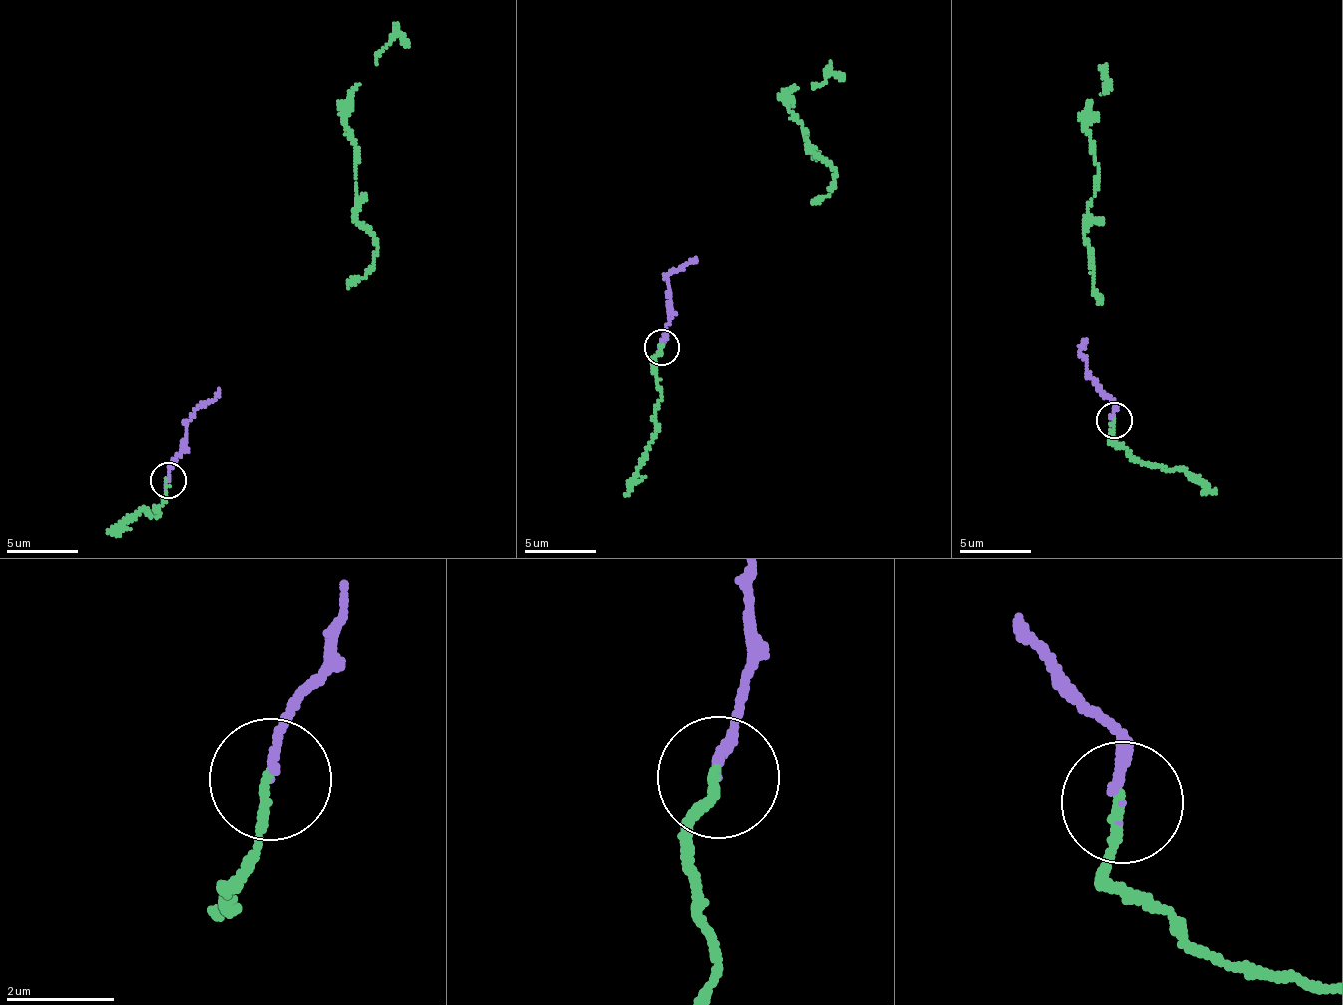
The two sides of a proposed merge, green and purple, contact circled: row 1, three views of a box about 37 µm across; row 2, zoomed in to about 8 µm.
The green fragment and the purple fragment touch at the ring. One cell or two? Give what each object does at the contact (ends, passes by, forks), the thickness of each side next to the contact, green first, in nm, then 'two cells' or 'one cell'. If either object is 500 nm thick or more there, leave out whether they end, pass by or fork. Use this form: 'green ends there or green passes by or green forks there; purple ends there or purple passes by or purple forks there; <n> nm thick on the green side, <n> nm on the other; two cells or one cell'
green ends there; purple ends there; 180 nm thick on the green side, 140 nm on the other; one cell

